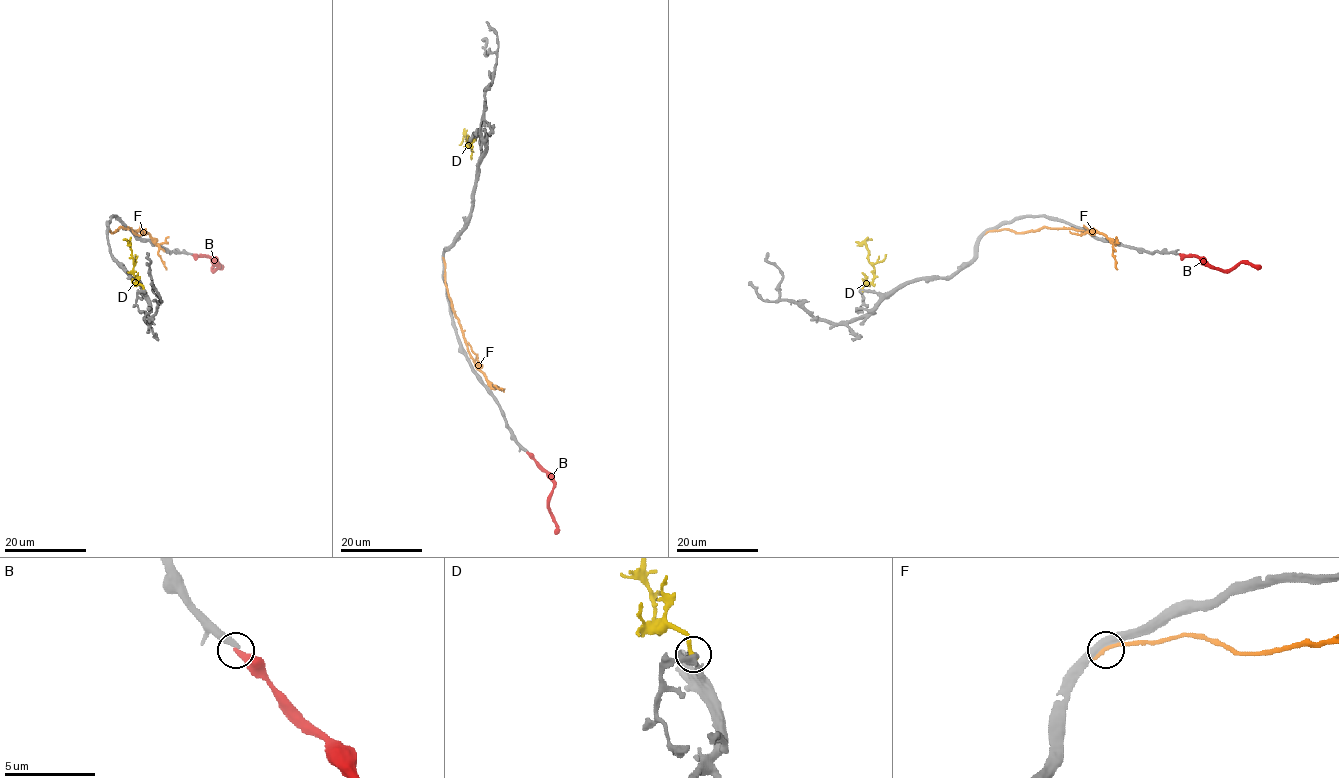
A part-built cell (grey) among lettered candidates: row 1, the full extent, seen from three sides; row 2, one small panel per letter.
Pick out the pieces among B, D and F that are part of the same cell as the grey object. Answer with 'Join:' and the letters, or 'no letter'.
Join: B

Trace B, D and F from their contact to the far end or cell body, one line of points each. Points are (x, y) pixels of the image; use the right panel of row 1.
B: (1179, 254), (1196, 255), (1209, 265), (1227, 270), (1241, 263), (1260, 268)
D: (862, 290), (862, 285), (871, 282), (873, 277), (868, 250), (862, 242), (871, 239)
F: (986, 232), (1012, 229), (1024, 232), (1044, 227), (1097, 230), (1113, 243), (1117, 269)

